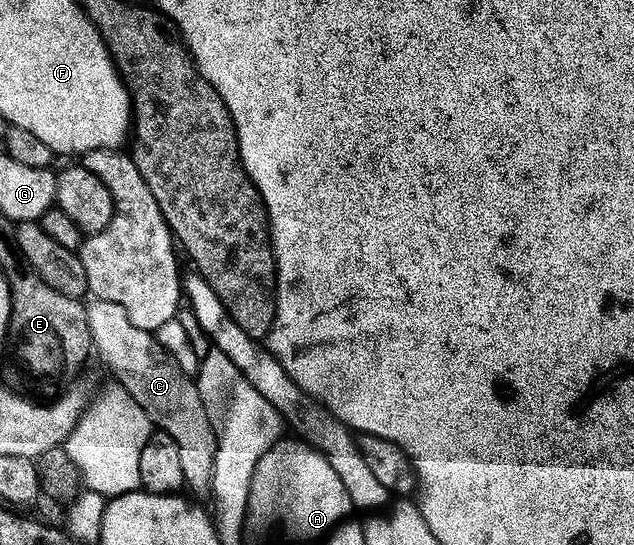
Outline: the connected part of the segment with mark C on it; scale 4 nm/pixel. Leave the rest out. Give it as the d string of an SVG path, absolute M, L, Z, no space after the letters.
M92 298L90 302L86 304L87 324L94 354L99 354L100 361L119 378L116 379L118 386L129 392L152 424L173 437L179 452L183 454L183 466L189 472L190 486L192 483L197 494L206 496L211 477L210 466L215 462L215 444L211 422L199 396L198 382L181 370L179 362L160 345L152 332L137 329L121 305L97 298Z

